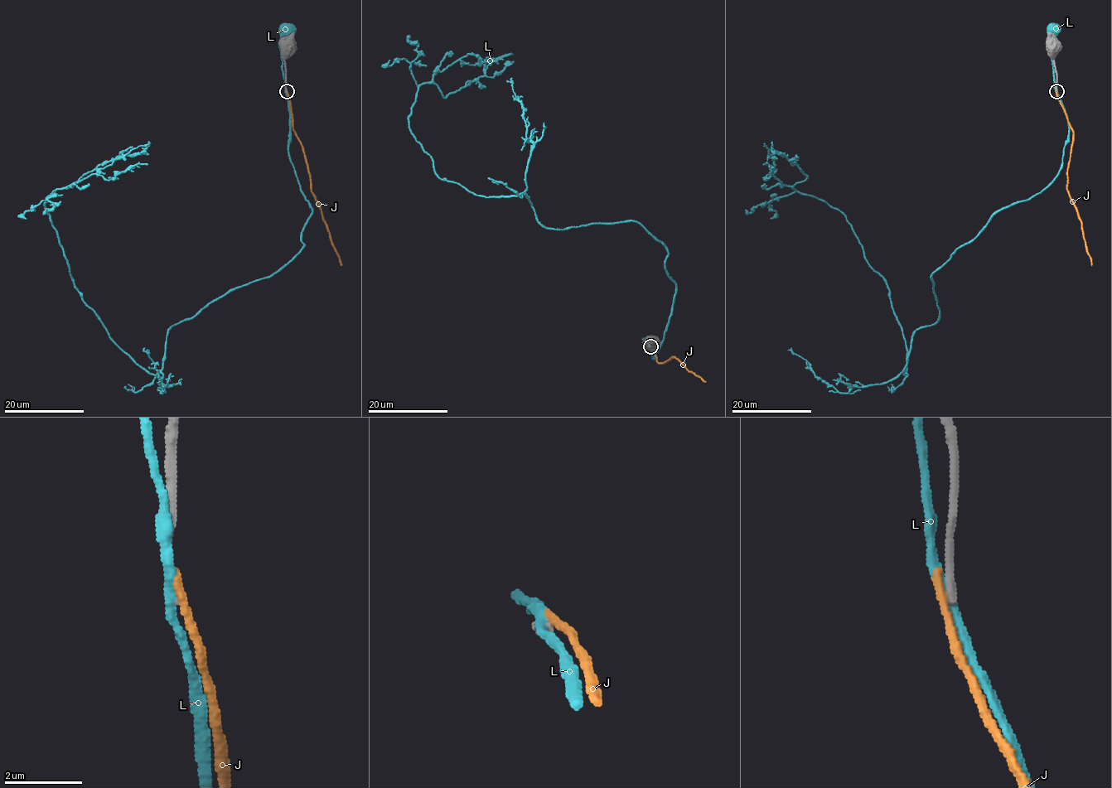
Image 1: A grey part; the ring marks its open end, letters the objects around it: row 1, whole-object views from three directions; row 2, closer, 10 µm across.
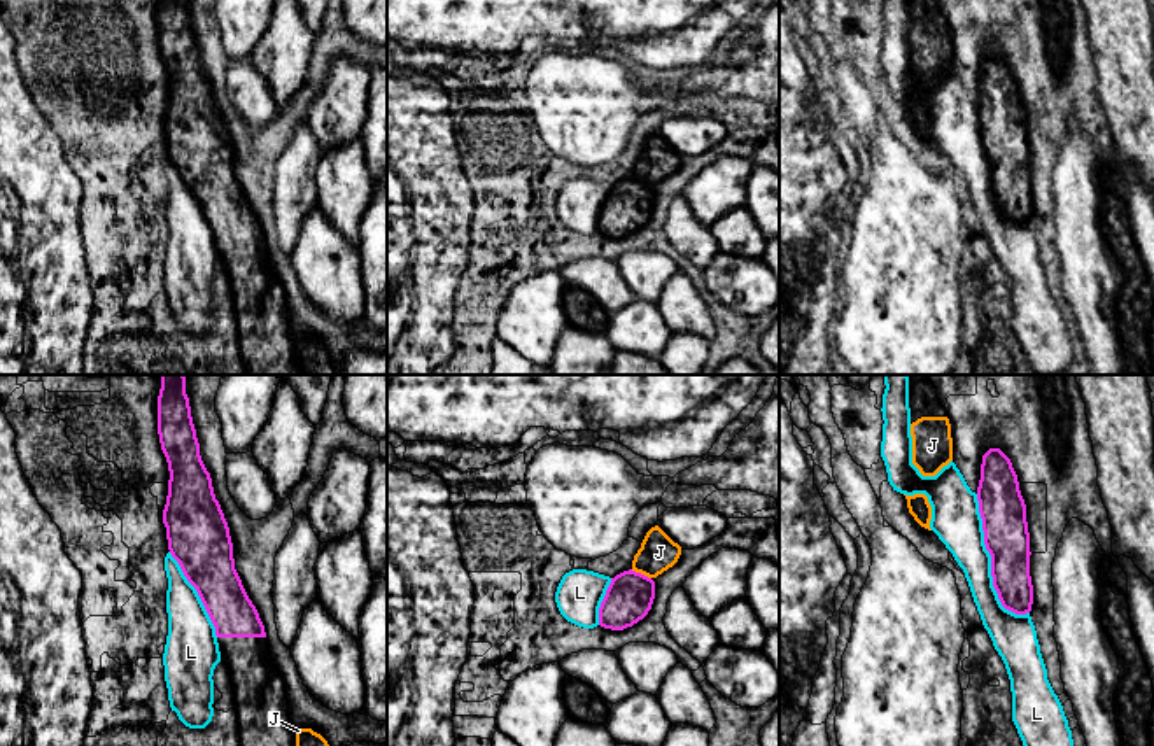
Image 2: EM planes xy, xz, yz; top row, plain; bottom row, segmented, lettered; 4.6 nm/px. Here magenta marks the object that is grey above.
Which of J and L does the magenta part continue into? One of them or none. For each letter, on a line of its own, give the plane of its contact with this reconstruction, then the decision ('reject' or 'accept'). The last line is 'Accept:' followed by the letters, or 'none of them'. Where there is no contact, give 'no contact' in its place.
J: xz | reject
L: yz | reject
Accept: none of them

